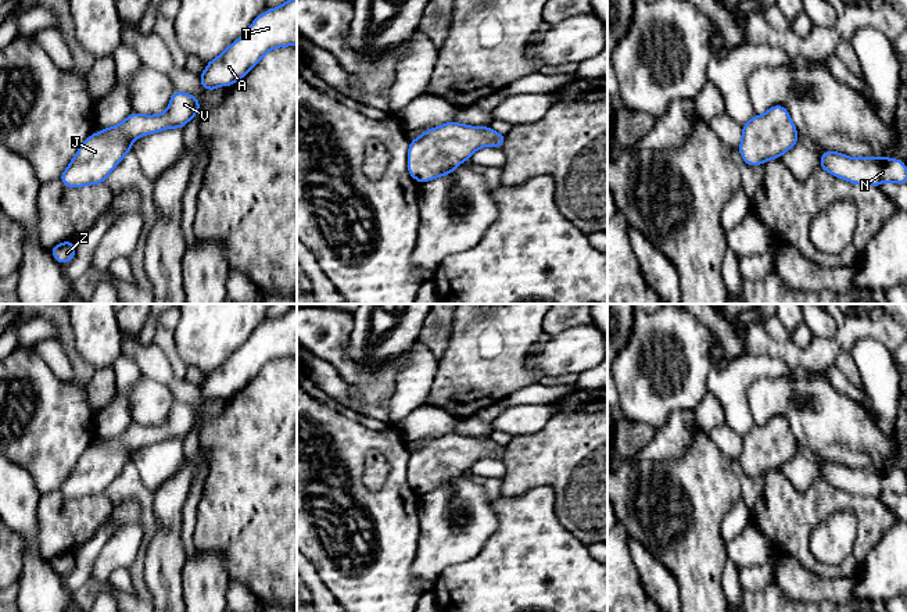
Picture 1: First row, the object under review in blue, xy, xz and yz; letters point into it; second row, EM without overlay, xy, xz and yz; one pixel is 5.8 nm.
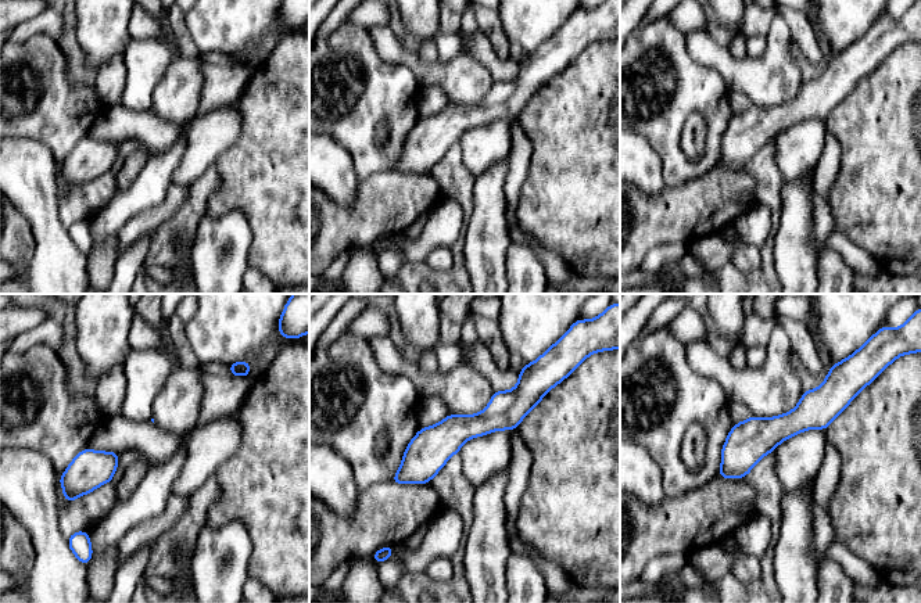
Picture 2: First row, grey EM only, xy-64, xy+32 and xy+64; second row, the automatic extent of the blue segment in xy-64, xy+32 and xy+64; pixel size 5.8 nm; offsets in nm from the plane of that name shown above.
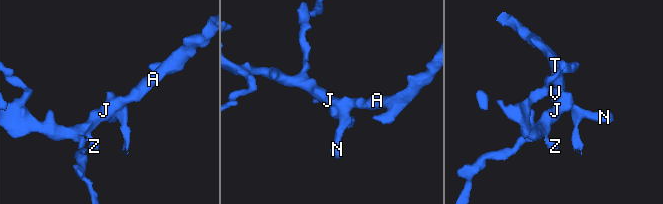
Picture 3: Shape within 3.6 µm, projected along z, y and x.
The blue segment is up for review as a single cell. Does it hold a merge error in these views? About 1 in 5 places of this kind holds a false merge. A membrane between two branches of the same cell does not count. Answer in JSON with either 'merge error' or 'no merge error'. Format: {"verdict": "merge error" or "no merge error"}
{"verdict": "no merge error"}

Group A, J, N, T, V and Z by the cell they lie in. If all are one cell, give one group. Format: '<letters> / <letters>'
A J N T V Z

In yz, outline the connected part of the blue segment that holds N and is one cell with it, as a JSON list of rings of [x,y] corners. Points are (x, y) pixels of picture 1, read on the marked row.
[[[822,151],[820,169],[857,185],[879,186],[882,182],[907,183],[907,167],[886,157],[852,158],[836,151]]]

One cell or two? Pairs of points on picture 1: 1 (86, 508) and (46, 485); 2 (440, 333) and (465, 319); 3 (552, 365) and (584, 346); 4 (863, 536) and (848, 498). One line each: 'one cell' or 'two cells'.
1: two cells
2: two cells
3: one cell
4: one cell

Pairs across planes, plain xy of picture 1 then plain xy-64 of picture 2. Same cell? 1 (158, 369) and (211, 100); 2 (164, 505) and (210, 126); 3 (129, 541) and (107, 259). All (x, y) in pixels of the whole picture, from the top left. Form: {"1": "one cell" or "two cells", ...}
{"1": "one cell", "2": "one cell", "3": "two cells"}

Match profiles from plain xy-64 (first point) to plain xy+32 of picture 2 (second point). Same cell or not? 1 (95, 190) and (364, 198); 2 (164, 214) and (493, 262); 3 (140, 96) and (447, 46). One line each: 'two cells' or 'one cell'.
1: one cell
2: two cells
3: one cell

